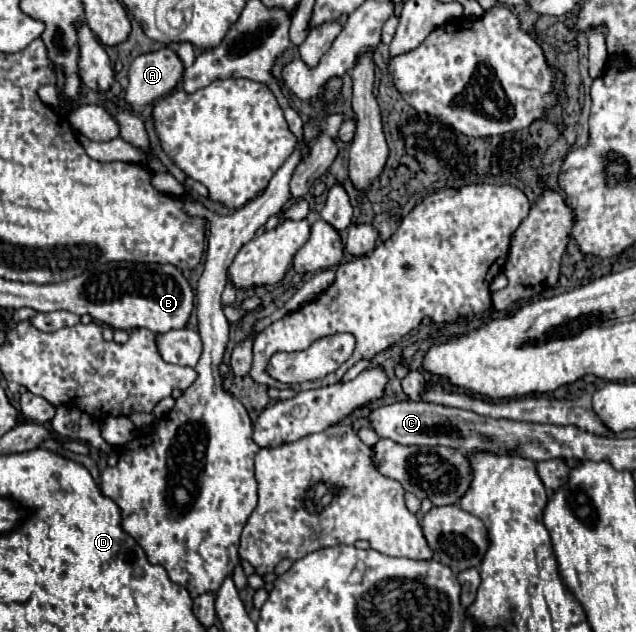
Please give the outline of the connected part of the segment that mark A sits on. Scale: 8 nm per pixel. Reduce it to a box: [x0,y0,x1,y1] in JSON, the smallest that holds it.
[126,48,184,114]

